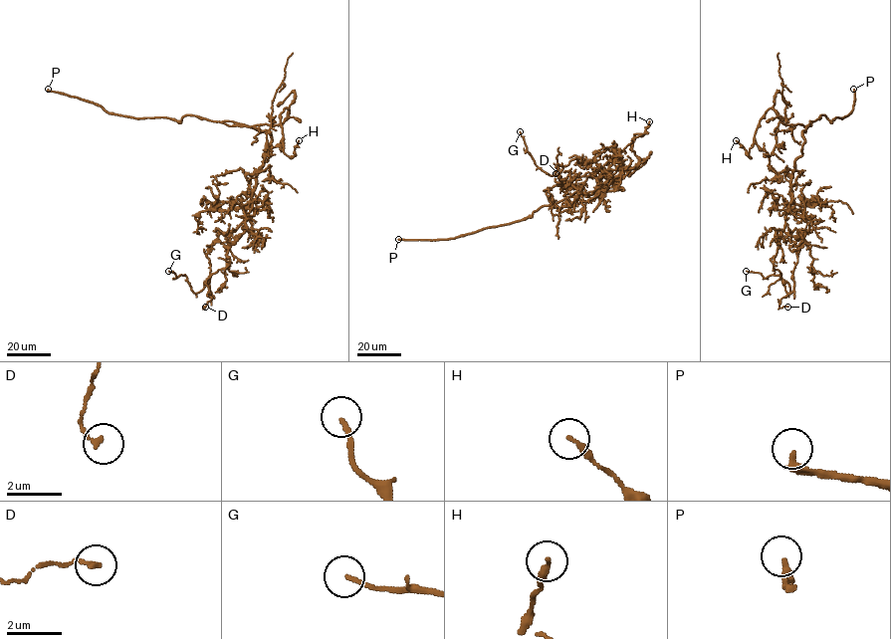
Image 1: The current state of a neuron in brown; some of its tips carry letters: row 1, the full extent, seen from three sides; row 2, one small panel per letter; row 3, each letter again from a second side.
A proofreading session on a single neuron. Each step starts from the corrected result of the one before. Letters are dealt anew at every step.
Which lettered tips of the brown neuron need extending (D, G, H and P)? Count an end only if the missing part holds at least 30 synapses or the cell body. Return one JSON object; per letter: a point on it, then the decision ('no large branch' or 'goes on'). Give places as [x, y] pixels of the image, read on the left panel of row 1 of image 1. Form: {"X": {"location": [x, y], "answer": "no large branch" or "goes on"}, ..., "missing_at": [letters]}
{"D": {"location": [205, 307], "answer": "no large branch"}, "G": {"location": [168, 271], "answer": "no large branch"}, "H": {"location": [299, 140], "answer": "no large branch"}, "P": {"location": [48, 89], "answer": "goes on"}, "missing_at": ["P"]}

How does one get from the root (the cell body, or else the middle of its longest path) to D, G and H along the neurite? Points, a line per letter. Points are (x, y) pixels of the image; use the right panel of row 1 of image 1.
D: (802, 147), (790, 196), (808, 229), (799, 234), (794, 290), (779, 302), (787, 307)
G: (802, 147), (791, 175), (793, 207), (777, 232), (774, 260), (790, 291), (779, 275), (746, 271)
H: (802, 147), (802, 131), (810, 120), (810, 125), (785, 124), (772, 108), (760, 120), (749, 156), (736, 140)

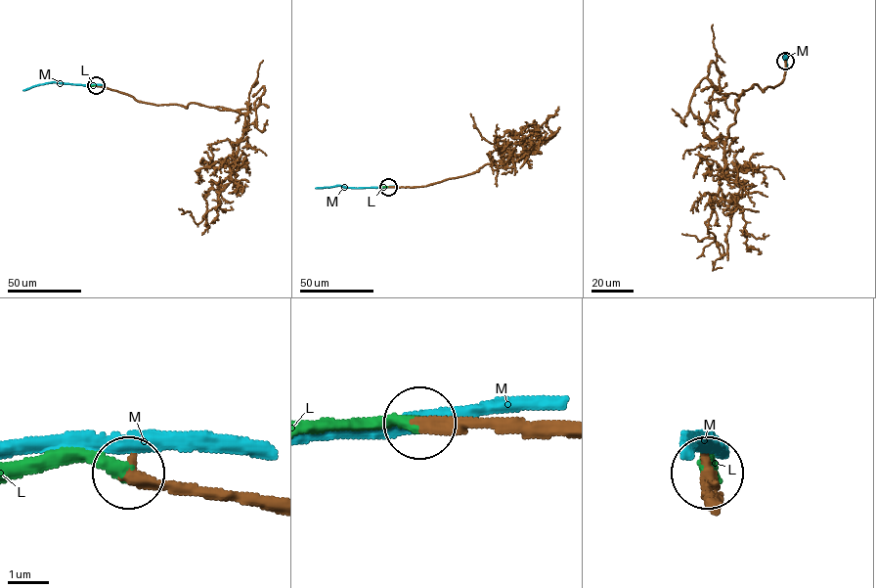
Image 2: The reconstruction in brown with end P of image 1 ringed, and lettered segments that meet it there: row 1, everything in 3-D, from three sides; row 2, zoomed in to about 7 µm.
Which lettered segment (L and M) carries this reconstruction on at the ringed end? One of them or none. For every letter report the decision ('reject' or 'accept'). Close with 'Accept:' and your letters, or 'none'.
L: accept
M: reject
Accept: L

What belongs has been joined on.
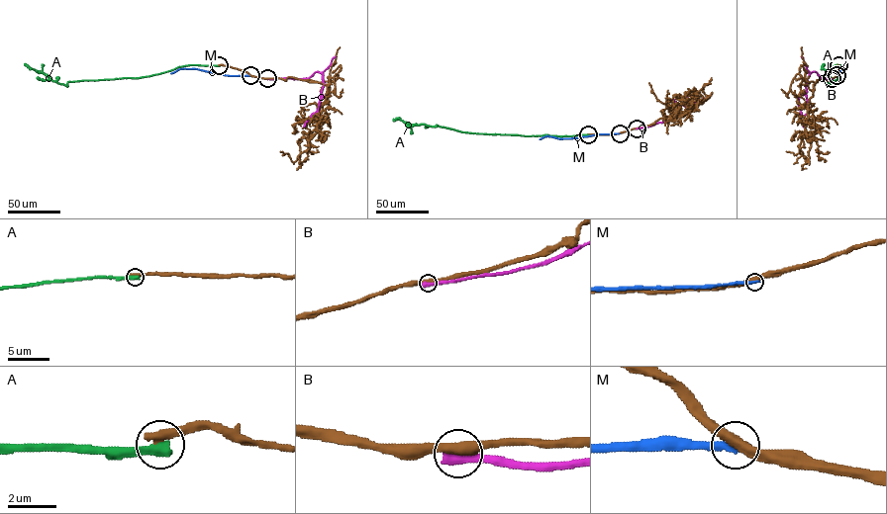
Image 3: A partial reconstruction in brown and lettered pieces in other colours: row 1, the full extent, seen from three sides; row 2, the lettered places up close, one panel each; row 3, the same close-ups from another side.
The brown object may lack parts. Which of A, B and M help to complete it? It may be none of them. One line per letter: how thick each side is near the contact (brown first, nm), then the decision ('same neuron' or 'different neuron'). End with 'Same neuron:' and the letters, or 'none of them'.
A: calibres 400 and 440 nm; different neuron
B: calibres 420 and 500 nm; different neuron
M: calibres 400 and 380 nm; different neuron
Same neuron: none of them

